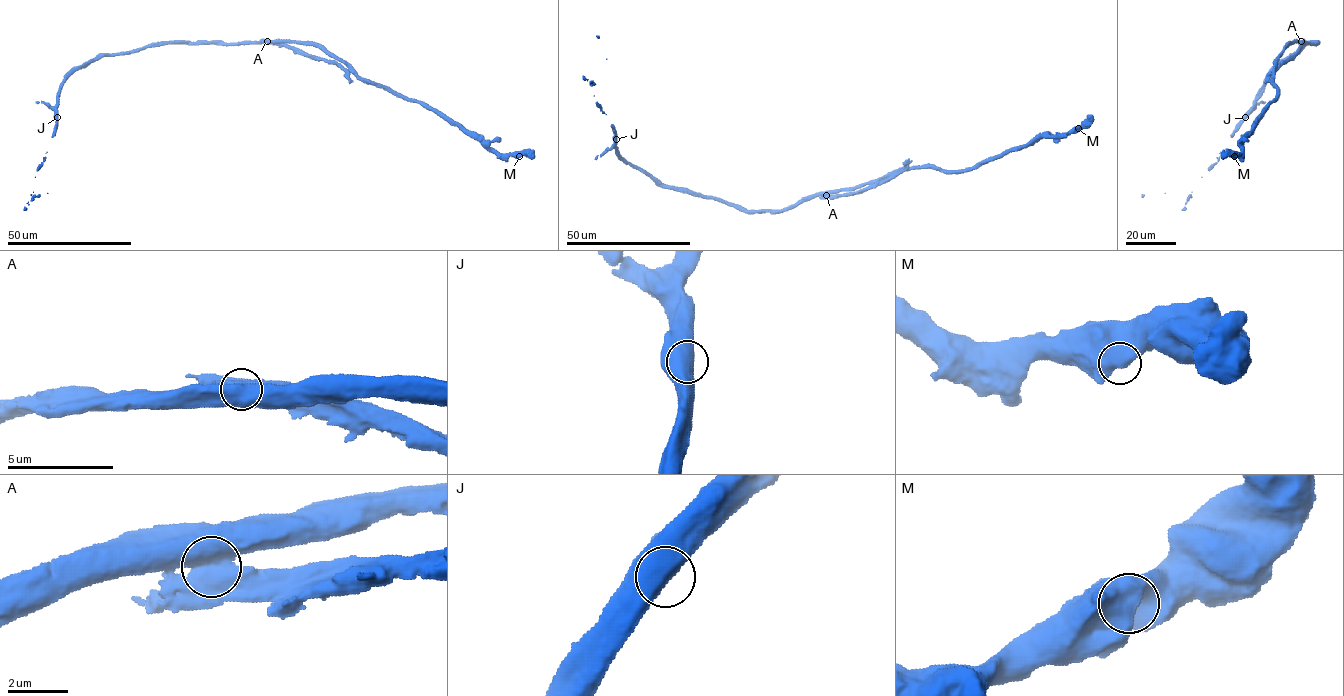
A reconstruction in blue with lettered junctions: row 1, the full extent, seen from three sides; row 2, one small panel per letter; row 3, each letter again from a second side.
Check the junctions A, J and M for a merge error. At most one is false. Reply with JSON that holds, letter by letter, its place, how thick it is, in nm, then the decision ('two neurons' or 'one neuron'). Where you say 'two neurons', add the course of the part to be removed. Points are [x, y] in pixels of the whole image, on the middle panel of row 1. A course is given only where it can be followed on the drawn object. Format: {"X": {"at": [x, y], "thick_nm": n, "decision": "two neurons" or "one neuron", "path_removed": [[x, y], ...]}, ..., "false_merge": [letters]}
{"A": {"at": [826, 195], "thick_nm": 1050, "decision": "two neurons", "path_removed": [[826, 195], [855, 193], [886, 182], [905, 167], [908, 159]]}, "J": {"at": [616, 139], "thick_nm": 1050, "decision": "one neuron"}, "M": {"at": [1078, 128], "thick_nm": 1100, "decision": "one neuron"}, "false_merge": ["A"]}

